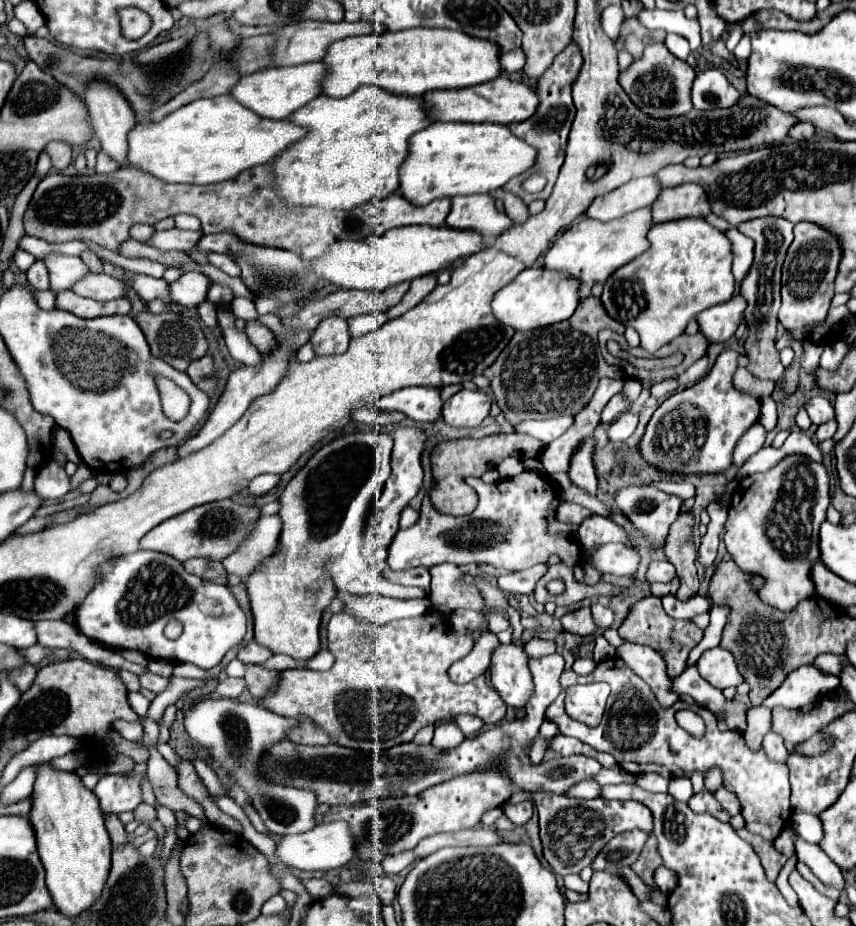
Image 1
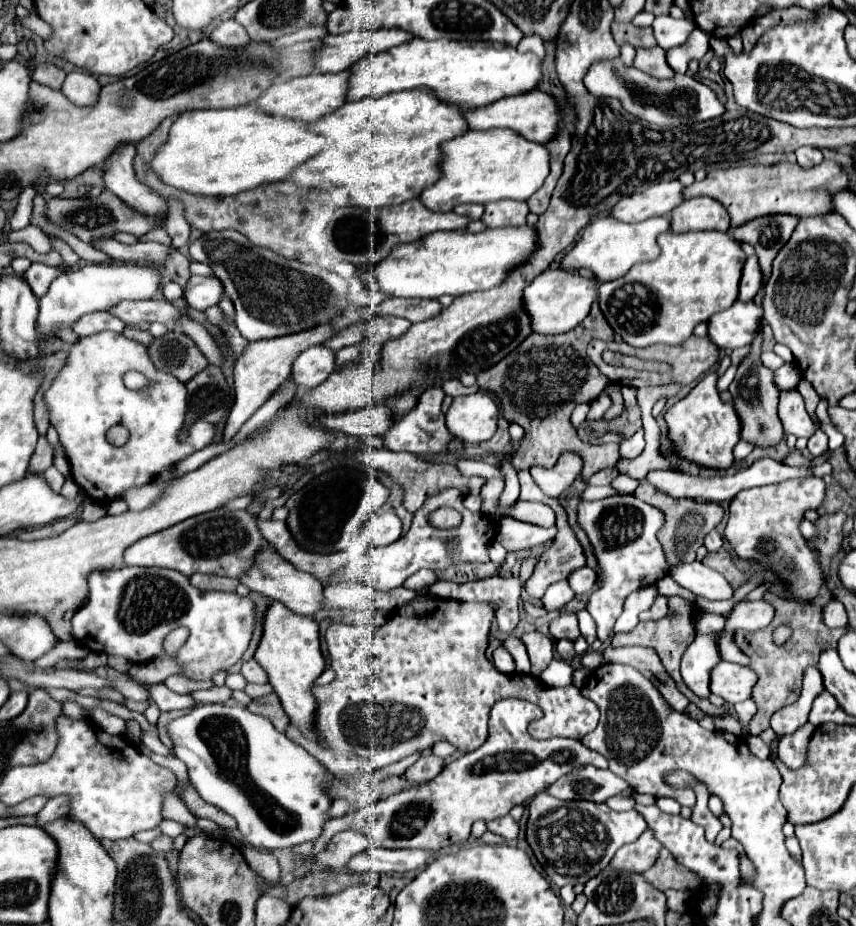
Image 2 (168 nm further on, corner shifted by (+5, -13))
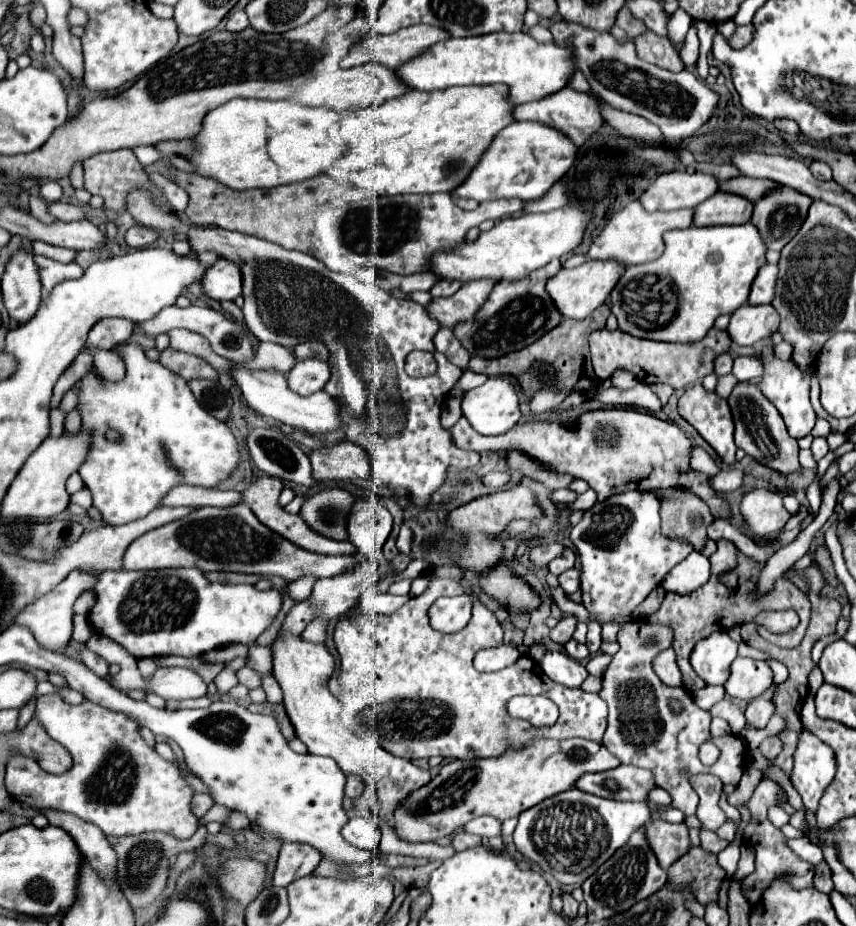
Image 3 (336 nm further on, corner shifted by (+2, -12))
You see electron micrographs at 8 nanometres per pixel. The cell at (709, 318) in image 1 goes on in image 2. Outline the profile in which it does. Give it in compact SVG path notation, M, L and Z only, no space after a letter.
M735 302L731 308L717 312L709 318L707 336L721 350L749 346L759 324L763 310L753 302Z

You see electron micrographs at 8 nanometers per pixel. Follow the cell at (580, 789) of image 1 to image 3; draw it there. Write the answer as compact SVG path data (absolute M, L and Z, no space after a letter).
M654 788L650 791L650 805L656 805L656 807L670 807L672 803L672 797L668 797L668 793L662 788Z

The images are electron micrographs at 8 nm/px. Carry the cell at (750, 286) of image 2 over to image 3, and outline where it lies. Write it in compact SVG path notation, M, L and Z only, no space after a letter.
M766 262L764 267L760 269L752 291L750 291L750 303L752 305L760 305L760 303L772 303L772 293L776 287L776 279L778 274L778 263L772 264Z

